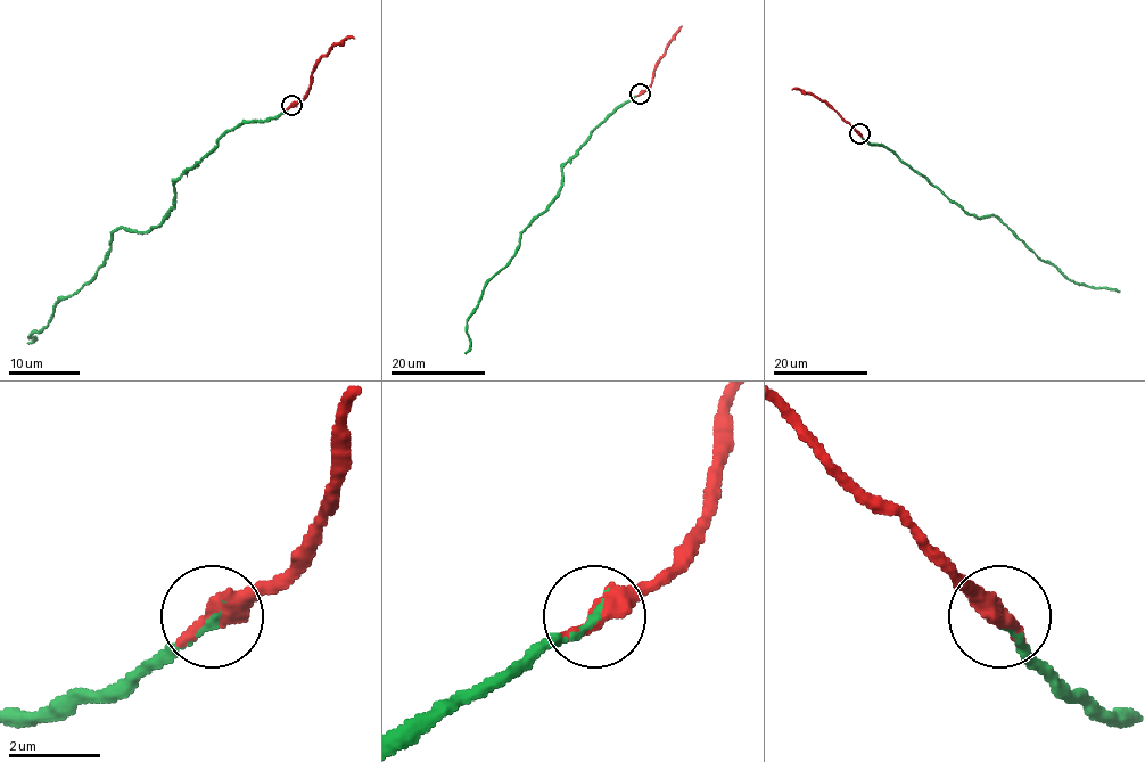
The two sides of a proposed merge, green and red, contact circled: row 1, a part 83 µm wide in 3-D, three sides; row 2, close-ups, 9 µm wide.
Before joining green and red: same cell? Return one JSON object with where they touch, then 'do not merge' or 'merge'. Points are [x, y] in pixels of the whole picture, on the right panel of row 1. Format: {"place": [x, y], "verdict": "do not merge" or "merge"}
{"place": [859, 133], "verdict": "merge"}

